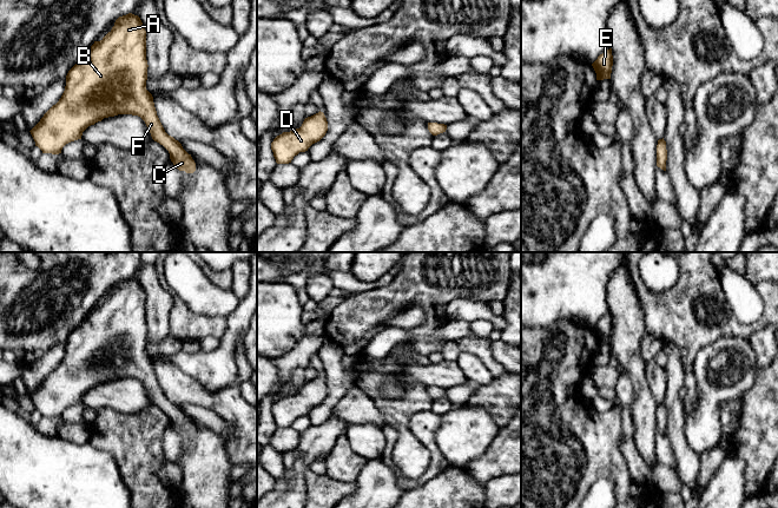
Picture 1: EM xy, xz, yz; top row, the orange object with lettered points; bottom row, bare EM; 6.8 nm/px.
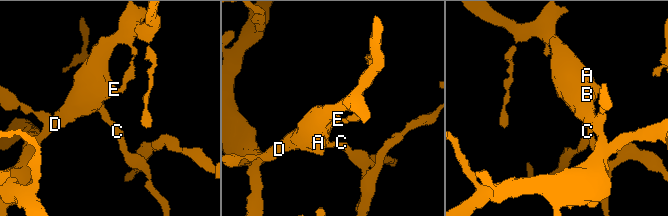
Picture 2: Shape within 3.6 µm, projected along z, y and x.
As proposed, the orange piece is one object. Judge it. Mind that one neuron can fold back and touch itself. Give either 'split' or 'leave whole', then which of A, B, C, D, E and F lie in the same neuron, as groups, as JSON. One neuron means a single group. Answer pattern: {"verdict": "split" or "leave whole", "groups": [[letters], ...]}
{"verdict": "leave whole", "groups": [["A", "B", "C", "D", "E", "F"]]}

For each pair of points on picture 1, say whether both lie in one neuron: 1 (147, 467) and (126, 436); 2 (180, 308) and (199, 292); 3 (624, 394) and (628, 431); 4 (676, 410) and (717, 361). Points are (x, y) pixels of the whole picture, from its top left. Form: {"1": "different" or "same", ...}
{"1": "same", "2": "different", "3": "same", "4": "different"}

